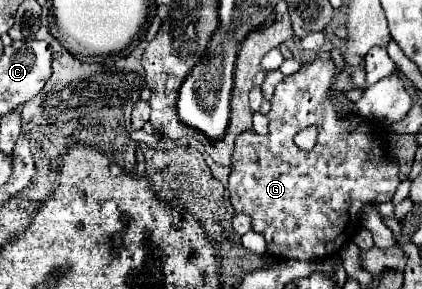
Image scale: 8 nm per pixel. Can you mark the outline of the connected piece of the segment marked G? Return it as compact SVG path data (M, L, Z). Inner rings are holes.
M315 58L309 64L301 64L299 72L285 76L275 88L271 112L267 114L269 132L261 136L253 130L245 130L235 142L229 174L231 206L237 212L251 216L253 230L265 236L267 254L281 260L313 260L339 252L359 232L365 206L391 202L399 186L399 162L383 140L381 124L377 120L361 120L357 114L349 114L345 118L339 116L331 94L331 84L337 74L339 70L329 58ZM307 126L319 128L319 138L311 152L301 150L293 142L293 136Z

